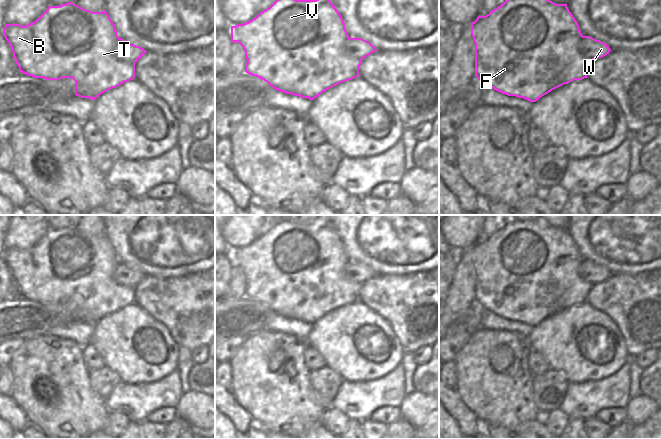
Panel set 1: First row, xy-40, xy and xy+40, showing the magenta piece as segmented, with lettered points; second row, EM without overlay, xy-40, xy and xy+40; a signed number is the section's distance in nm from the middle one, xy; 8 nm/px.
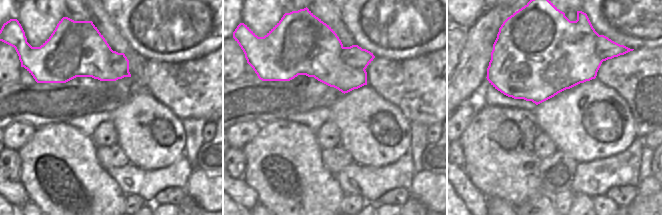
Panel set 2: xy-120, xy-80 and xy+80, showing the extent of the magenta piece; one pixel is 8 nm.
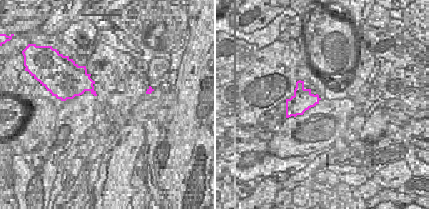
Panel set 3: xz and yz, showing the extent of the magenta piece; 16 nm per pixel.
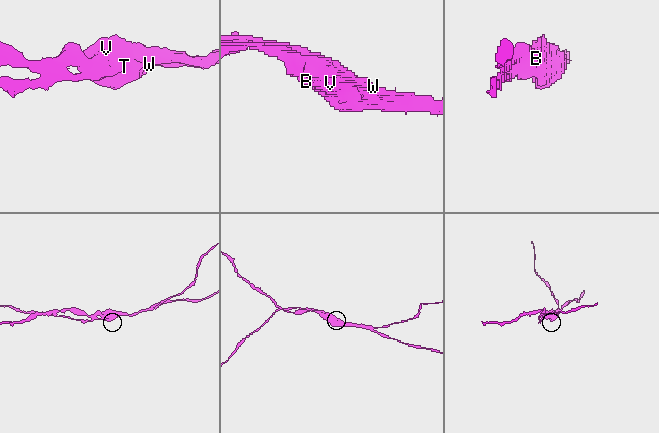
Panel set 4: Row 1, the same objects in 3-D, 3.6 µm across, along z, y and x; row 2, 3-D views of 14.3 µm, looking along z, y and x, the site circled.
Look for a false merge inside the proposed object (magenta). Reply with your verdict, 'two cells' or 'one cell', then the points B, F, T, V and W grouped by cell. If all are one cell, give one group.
two cells; B F T V / W

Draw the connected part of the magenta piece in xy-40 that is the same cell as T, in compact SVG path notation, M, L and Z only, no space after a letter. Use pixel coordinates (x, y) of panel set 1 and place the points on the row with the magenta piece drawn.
M72 2L49 6L34 22L26 26L5 24L3 35L11 47L19 72L46 80L72 78L75 81L75 95L81 98L95 100L104 92L135 78L135 64L122 62L113 55L119 37L115 25L105 10L92 12Z

